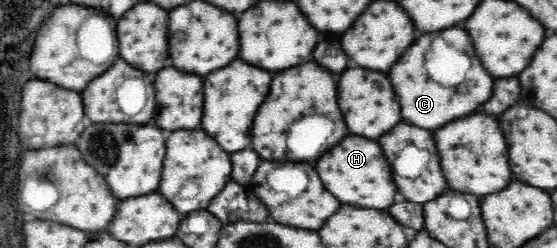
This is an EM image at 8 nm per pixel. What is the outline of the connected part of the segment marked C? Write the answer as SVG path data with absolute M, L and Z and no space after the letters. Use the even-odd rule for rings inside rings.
M456 25L418 37L416 43L412 45L412 49L408 49L408 53L404 53L404 57L400 57L400 61L392 67L390 77L392 77L392 83L396 85L396 93L402 103L402 119L412 125L420 125L424 129L444 127L446 123L476 111L480 105L490 101L492 91L494 91L494 77L484 69L482 61L476 57L476 51L474 51L474 45L472 45L468 31L462 27L456 27ZM436 37L444 37L448 43L458 43L460 51L464 51L472 59L472 67L466 71L466 83L456 85L456 87L444 87L428 77L424 63L426 63L428 51L432 47L432 41Z

